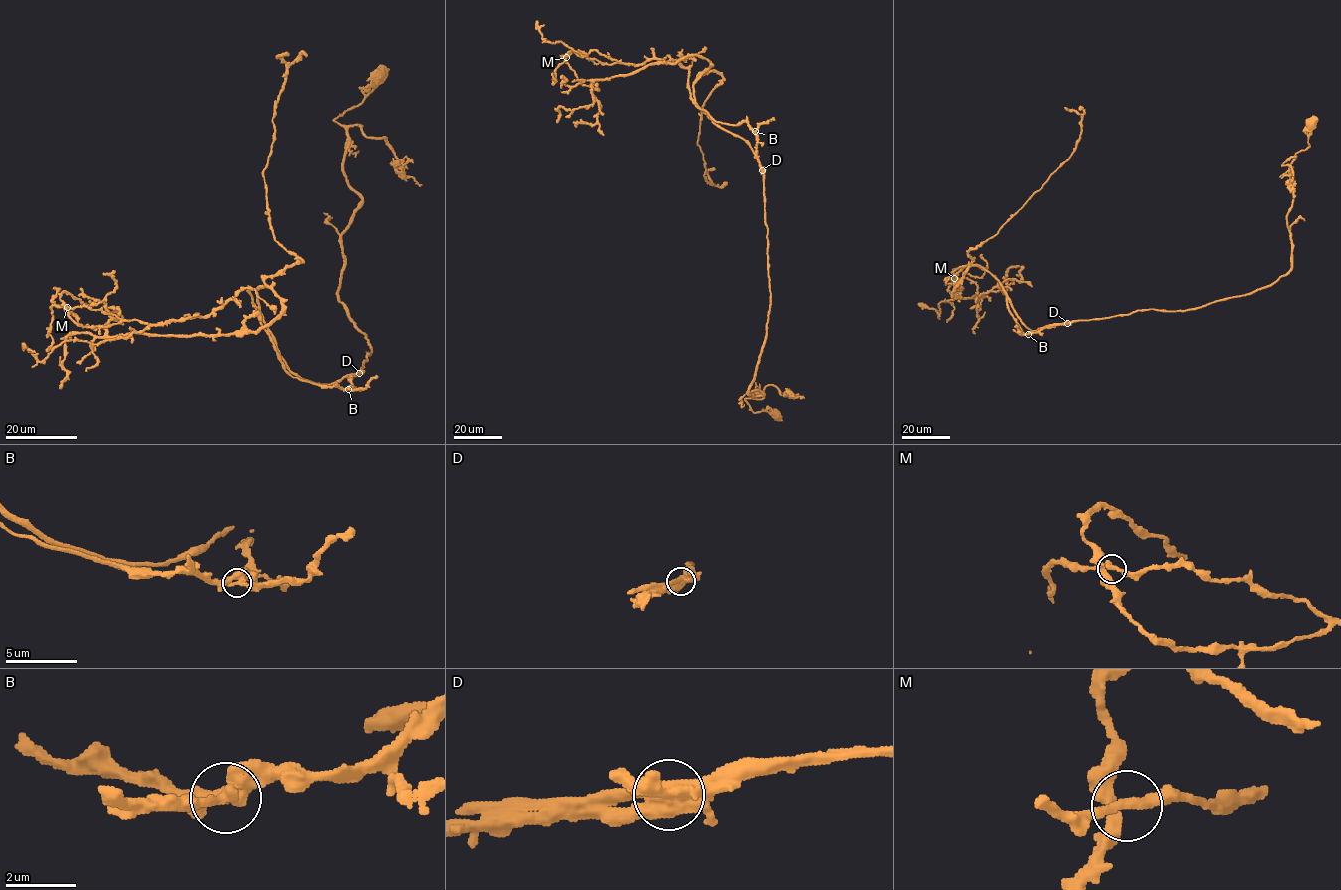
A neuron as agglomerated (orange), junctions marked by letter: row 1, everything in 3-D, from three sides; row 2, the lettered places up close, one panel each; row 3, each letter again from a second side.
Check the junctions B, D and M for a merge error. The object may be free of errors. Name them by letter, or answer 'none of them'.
D

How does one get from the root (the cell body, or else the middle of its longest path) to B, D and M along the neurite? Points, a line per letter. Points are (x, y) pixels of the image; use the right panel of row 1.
B: (1311, 123), (1309, 146), (1290, 165), (1291, 267), (1285, 274), (1193, 309), (1137, 310), (1028, 334)
D: (1311, 123), (1309, 146), (1290, 165), (1291, 267), (1285, 274), (1193, 309), (1068, 323)
M: (1311, 123), (1289, 174), (1291, 267), (1269, 285), (1031, 330), (989, 272), (965, 266), (961, 290), (954, 278)

